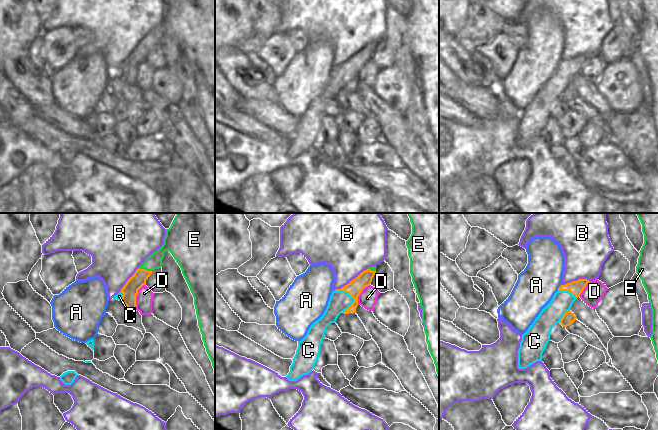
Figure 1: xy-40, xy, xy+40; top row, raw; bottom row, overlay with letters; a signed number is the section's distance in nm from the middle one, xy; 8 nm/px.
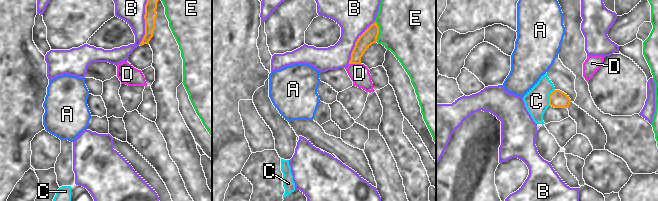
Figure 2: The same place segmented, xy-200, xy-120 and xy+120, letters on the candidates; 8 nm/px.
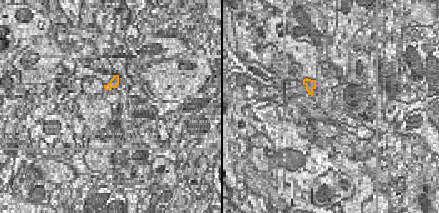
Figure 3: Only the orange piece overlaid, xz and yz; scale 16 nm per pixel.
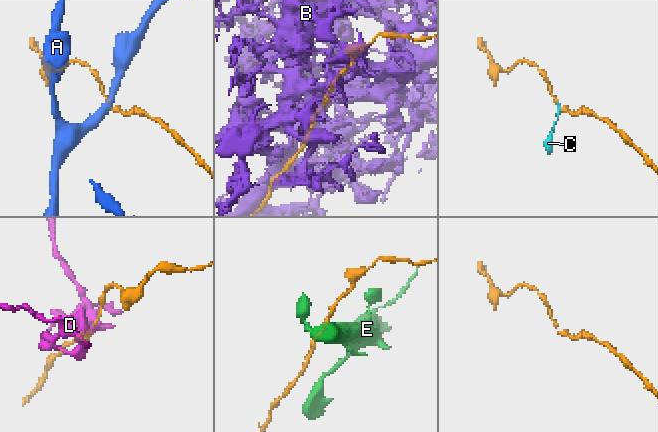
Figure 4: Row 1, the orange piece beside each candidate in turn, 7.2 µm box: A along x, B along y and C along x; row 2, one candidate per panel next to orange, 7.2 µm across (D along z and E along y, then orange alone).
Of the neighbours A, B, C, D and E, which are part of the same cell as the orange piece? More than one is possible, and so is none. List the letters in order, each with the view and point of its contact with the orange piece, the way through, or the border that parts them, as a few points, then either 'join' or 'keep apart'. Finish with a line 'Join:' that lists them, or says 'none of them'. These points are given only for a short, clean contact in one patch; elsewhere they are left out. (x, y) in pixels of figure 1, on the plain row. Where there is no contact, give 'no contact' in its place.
A: contact xy+40 (559, 63); border xy+40 (561, 60), (557, 66); keep apart
B: contact xy (352, 56); keep apart
C: contact xy (351, 72); border xy (334, 66), (344, 66), (353, 74), (353, 78), (343, 88); keep apart
D: contact xy-40 (136, 71); border xy-40 (145, 60), (138, 66), (135, 84); keep apart
E: contact xy-40 (144, 45); keep apart
Join: none of them

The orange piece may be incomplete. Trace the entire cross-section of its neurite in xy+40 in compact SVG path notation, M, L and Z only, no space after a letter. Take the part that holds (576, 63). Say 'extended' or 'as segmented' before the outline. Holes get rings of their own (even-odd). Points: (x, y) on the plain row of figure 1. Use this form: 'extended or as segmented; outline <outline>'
as segmented; outline M579 55L577 57L561 61L558 64L558 67L569 67L572 71L578 74L589 58L590 57L587 55Z

